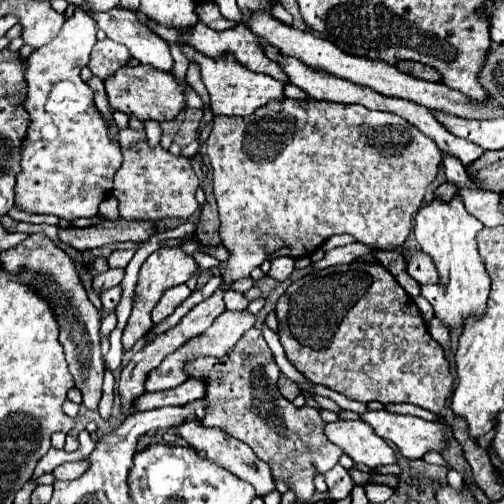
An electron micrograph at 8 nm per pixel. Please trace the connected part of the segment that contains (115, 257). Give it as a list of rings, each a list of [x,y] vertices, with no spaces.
[[[116,250],[116,252],[112,252],[108,264],[110,264],[110,268],[126,268],[126,264],[132,260],[132,256],[134,256],[134,252]]]

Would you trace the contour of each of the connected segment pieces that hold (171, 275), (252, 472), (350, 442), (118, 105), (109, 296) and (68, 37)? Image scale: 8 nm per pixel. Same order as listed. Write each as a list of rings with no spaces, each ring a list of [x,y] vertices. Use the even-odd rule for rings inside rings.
[[[158,248],[154,254],[150,254],[146,258],[146,262],[142,264],[140,268],[140,278],[138,278],[138,286],[136,286],[136,296],[134,296],[134,308],[132,308],[132,314],[130,314],[130,320],[124,328],[124,334],[122,334],[122,348],[124,352],[128,352],[142,336],[148,334],[148,330],[154,326],[152,324],[152,318],[150,318],[150,312],[152,308],[158,304],[162,292],[166,288],[172,288],[172,286],[178,286],[178,284],[184,284],[188,282],[196,272],[198,272],[198,264],[194,262],[192,256],[188,256],[182,248]]]
[[[190,420],[190,422],[184,422],[182,426],[176,426],[176,432],[178,432],[192,448],[196,448],[202,456],[210,458],[214,464],[226,468],[228,472],[232,472],[234,476],[242,478],[244,482],[250,482],[250,484],[254,486],[254,490],[256,490],[256,496],[262,498],[262,496],[270,494],[272,490],[276,490],[274,480],[272,480],[270,466],[268,466],[266,462],[262,462],[262,460],[252,452],[252,448],[250,448],[248,444],[244,444],[244,442],[240,442],[240,440],[236,440],[236,438],[224,434],[220,428],[204,428],[204,426],[200,426],[198,420]]]
[[[340,420],[326,424],[326,436],[338,444],[356,464],[366,464],[370,468],[396,464],[394,450],[388,442],[362,420]]]
[[[124,66],[112,78],[106,80],[106,92],[112,110],[122,110],[128,116],[136,116],[138,120],[172,120],[186,108],[184,86],[176,82],[172,72],[154,70],[152,66]]]
[[[120,286],[110,288],[110,290],[104,290],[104,292],[100,294],[100,300],[102,300],[102,304],[104,304],[104,308],[106,308],[108,312],[114,312],[114,310],[116,310],[116,306],[118,306],[118,302],[120,302],[120,294],[122,294],[122,288],[120,288]]]
[[[76,8],[74,16],[64,22],[58,36],[46,46],[34,50],[26,60],[28,100],[24,102],[24,106],[32,122],[28,128],[28,138],[24,142],[22,172],[18,174],[16,180],[16,206],[20,210],[36,212],[36,214],[54,214],[66,220],[94,218],[98,214],[100,202],[112,190],[112,178],[122,164],[120,144],[114,144],[108,138],[108,126],[92,100],[94,94],[90,86],[80,78],[80,70],[88,64],[92,46],[96,44],[96,32],[98,32],[96,22],[82,8]]]

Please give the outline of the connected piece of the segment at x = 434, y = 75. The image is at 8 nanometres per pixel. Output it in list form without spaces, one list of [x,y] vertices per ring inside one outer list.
[[[398,62],[398,70],[416,76],[420,80],[430,80],[430,82],[442,82],[442,74],[438,74],[434,68],[424,66],[424,64],[416,64],[416,62]]]

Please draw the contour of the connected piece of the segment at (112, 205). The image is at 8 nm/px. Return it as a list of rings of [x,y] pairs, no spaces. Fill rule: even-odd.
[[[108,196],[108,198],[102,202],[102,206],[100,206],[100,216],[104,216],[104,220],[118,220],[118,218],[120,218],[116,198]]]

